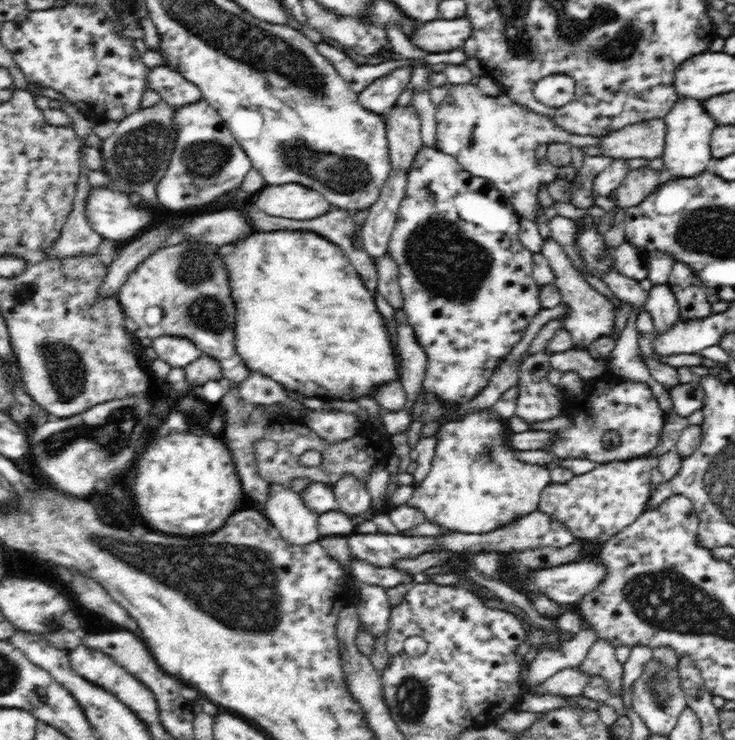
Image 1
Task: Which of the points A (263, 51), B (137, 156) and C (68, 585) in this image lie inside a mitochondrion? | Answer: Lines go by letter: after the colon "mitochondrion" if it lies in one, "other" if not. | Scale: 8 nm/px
A: mitochondrion
B: mitochondrion
C: other

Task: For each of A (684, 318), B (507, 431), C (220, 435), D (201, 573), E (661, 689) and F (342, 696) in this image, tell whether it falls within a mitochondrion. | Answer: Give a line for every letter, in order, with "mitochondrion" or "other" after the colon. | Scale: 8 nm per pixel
A: other
B: other
C: other
D: mitochondrion
E: mitochondrion
F: other

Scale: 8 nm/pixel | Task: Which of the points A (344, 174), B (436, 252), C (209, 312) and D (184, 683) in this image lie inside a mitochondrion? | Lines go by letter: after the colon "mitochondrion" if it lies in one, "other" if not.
A: mitochondrion
B: mitochondrion
C: mitochondrion
D: other

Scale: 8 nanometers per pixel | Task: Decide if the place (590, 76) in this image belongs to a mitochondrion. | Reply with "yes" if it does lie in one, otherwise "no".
no

